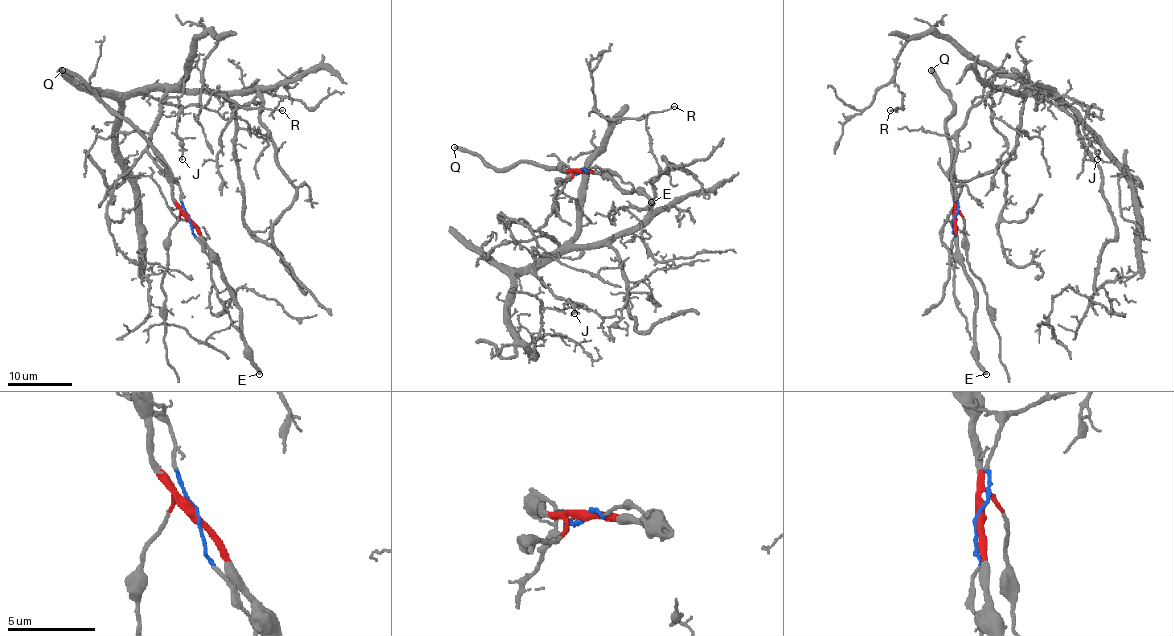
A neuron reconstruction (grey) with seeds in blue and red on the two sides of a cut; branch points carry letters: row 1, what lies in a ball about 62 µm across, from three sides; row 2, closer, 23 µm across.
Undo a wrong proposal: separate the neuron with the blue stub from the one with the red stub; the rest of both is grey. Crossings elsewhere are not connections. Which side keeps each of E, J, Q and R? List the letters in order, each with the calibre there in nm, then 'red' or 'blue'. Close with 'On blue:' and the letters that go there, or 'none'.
E: 400 nm | red
J: 110 nm | blue
Q: 400 nm | red
R: 100 nm | blue
On blue: J, R

